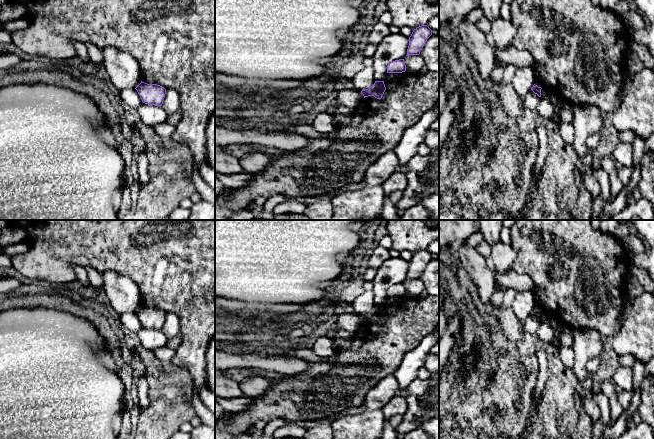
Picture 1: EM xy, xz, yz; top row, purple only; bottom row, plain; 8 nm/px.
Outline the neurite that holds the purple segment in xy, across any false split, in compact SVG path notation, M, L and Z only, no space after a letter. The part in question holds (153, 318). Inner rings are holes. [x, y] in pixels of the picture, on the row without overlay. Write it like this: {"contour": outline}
{"contour": "M142 306L135 312L145 328L162 330L166 313L157 308L147 308Z"}

